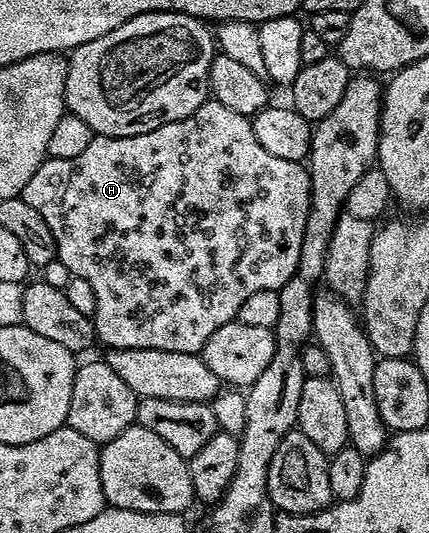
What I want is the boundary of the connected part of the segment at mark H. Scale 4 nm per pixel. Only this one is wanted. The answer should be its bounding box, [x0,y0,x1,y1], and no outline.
[20,97,310,355]

